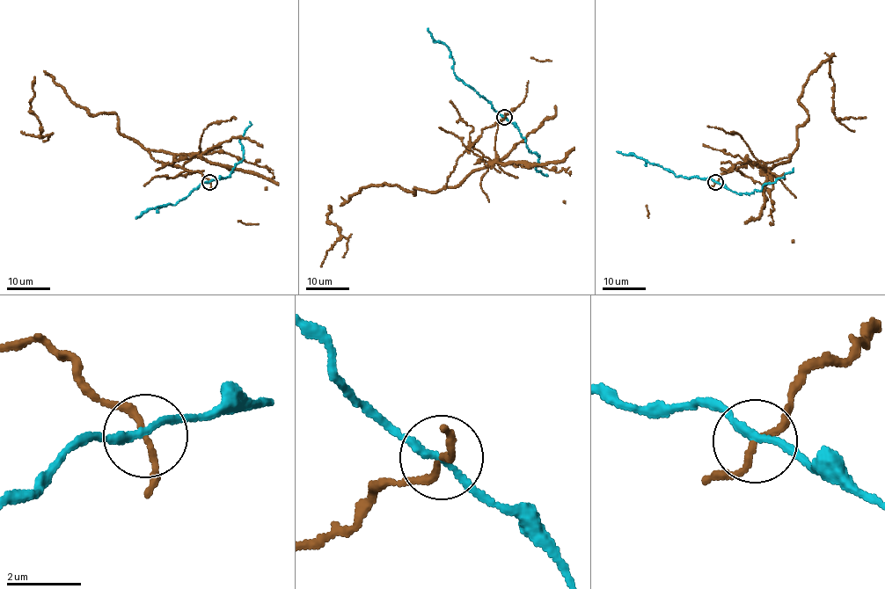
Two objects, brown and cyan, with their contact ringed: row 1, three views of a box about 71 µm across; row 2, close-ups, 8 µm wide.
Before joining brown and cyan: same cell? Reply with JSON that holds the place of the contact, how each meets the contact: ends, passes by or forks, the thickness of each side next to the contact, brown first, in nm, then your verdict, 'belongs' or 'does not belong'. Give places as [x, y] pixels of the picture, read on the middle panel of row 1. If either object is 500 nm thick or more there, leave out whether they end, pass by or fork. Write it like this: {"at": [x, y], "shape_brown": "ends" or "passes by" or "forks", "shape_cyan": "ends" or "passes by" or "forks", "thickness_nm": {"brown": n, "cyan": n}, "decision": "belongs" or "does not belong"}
{"at": [504, 117], "shape_brown": "passes by", "shape_cyan": "passes by", "thickness_nm": {"brown": 150, "cyan": 190}, "decision": "does not belong"}

